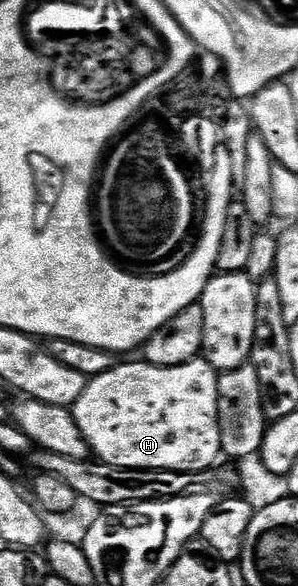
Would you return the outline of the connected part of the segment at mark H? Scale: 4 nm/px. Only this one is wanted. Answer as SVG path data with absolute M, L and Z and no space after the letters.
M204 357L179 364L179 368L159 368L143 360L114 364L107 372L88 379L83 396L72 406L73 419L87 440L96 461L127 470L170 470L201 473L212 470L222 457L219 444L219 372Z

